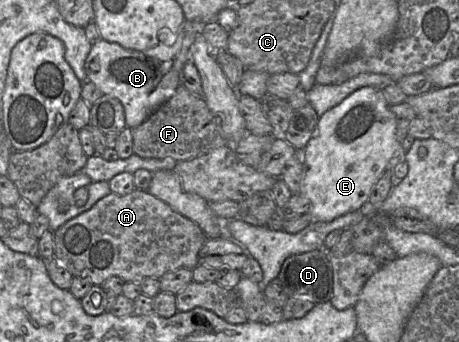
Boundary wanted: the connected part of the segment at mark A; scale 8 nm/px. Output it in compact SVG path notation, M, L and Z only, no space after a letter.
M135 189L125 195L111 192L92 208L54 231L54 259L74 277L89 279L94 286L101 286L113 276L120 277L125 282L140 283L145 278L159 279L165 273L179 268L195 268L199 264L199 252L207 239L196 223L148 191Z

